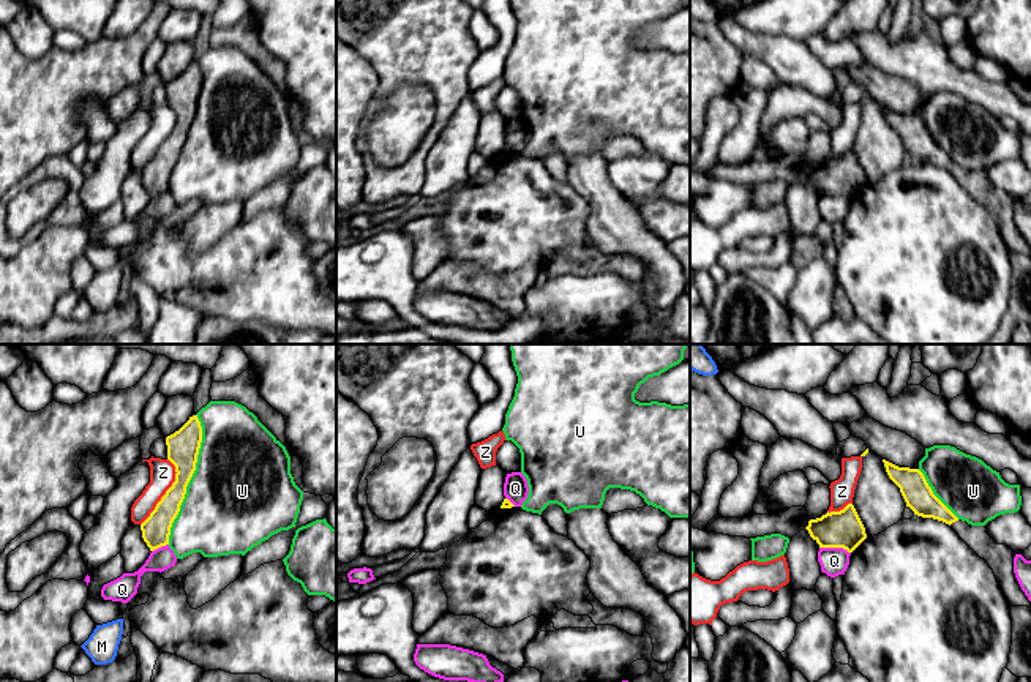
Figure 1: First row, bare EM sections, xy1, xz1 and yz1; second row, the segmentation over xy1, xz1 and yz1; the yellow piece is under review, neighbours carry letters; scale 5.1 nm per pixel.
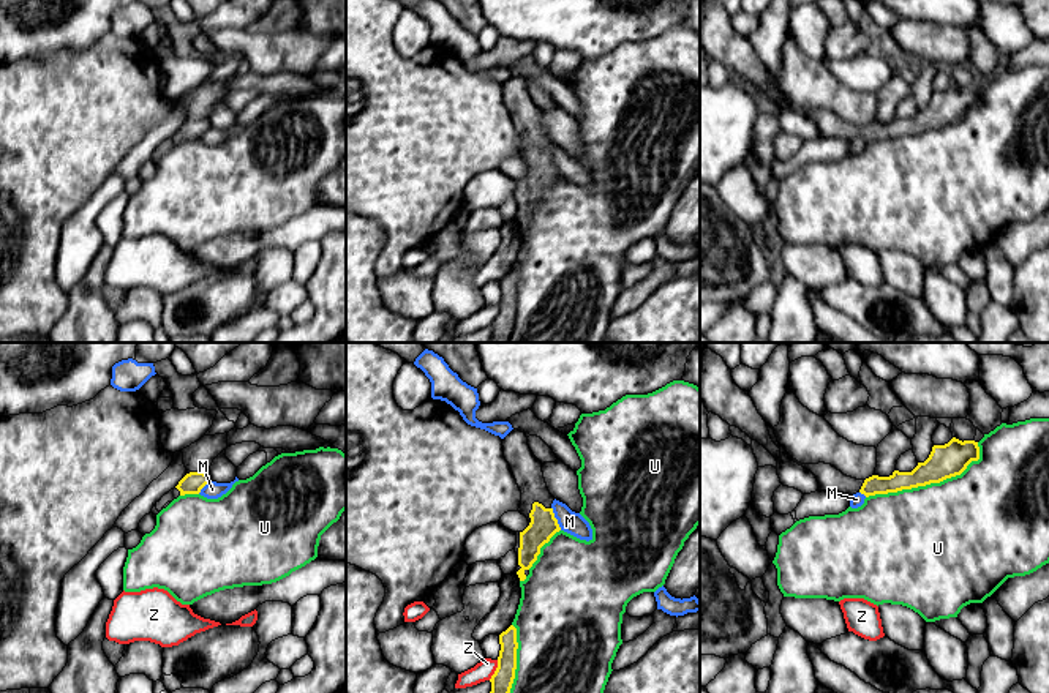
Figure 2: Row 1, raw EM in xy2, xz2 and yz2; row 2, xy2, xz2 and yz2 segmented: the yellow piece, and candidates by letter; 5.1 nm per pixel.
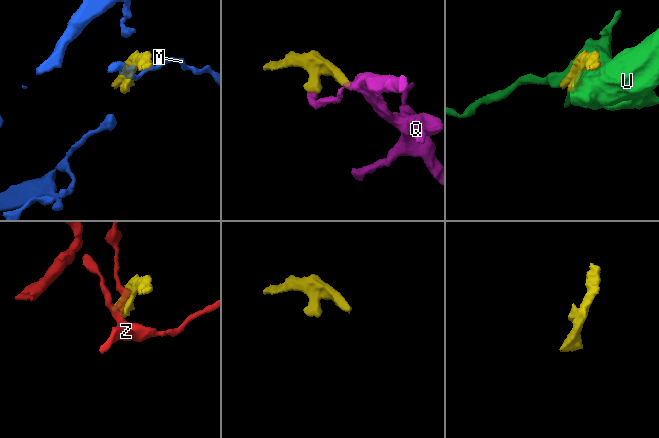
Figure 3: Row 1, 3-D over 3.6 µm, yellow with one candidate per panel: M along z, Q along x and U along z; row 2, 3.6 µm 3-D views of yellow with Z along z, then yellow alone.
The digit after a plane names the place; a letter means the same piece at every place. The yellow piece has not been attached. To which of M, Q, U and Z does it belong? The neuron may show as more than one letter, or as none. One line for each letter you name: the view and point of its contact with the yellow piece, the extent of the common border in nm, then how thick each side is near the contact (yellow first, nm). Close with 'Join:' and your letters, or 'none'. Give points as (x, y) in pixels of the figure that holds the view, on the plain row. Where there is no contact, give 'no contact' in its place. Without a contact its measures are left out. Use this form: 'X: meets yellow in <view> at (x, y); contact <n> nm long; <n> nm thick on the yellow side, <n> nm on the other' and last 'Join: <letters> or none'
Join: none

